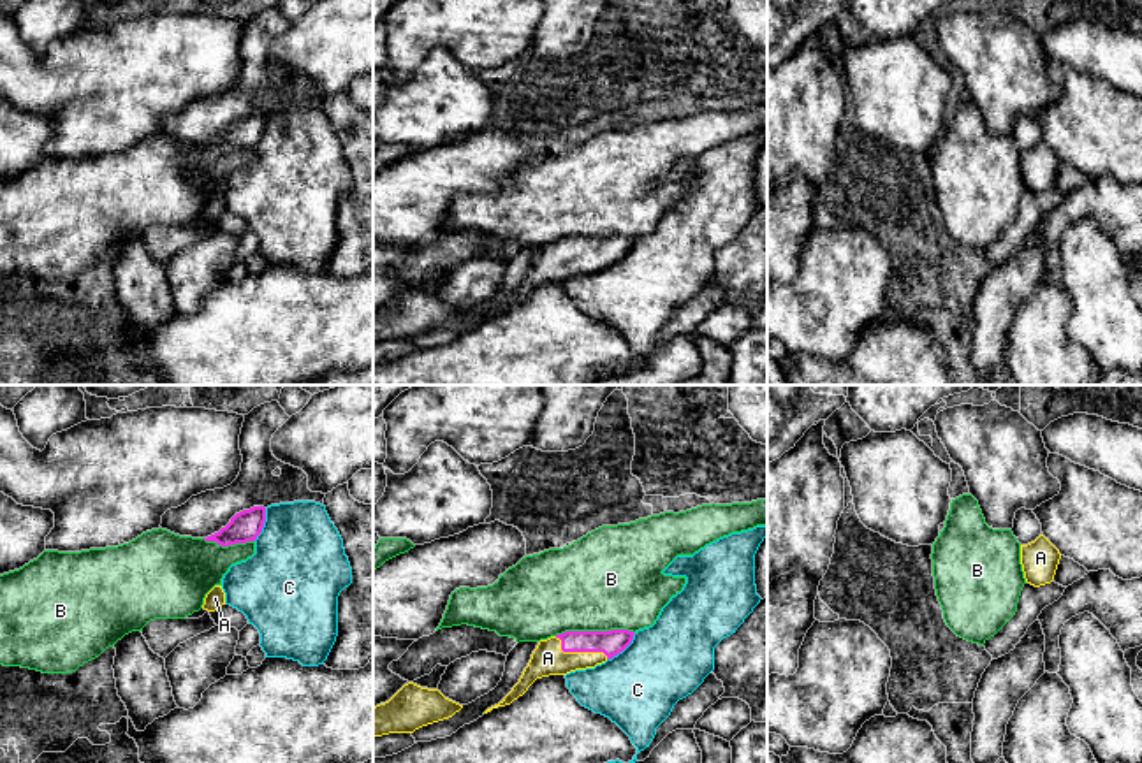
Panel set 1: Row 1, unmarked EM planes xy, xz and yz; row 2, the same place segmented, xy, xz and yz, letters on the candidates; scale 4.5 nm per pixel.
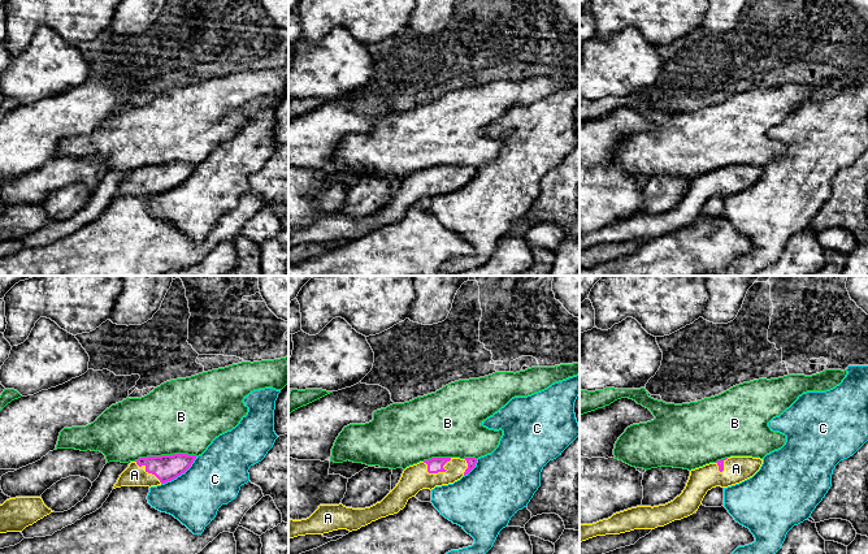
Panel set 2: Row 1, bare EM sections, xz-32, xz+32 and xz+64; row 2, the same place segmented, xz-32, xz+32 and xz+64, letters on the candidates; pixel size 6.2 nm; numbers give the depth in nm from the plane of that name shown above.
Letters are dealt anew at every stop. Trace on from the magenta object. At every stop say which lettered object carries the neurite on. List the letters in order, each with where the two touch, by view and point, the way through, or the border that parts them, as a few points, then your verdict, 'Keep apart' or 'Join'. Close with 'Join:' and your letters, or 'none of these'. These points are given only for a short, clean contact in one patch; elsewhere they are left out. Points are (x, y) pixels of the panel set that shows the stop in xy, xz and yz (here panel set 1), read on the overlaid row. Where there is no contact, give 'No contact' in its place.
A: Touches magenta at xz (578, 651). Path across: xz (613, 642), (578, 651), (548, 658). Join
B: Touches magenta at xz (593, 632). Keep apart
C: Touches magenta at xz (623, 649). Keep apart
Join: A

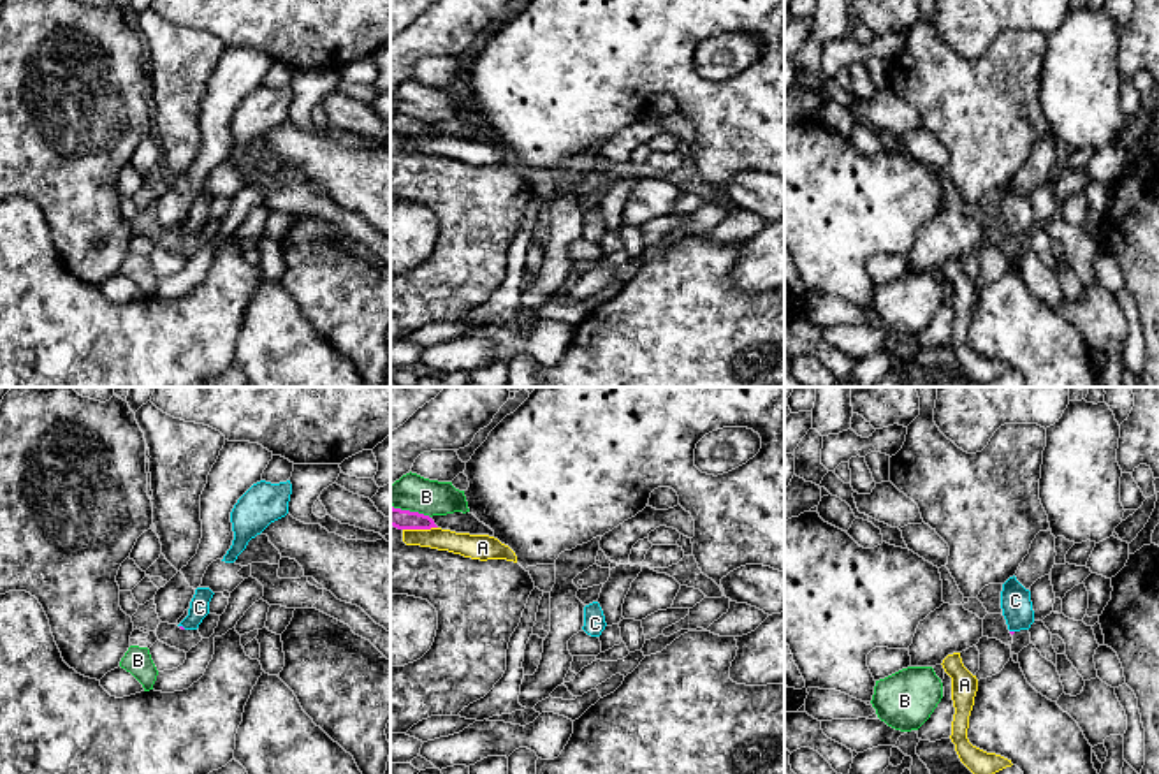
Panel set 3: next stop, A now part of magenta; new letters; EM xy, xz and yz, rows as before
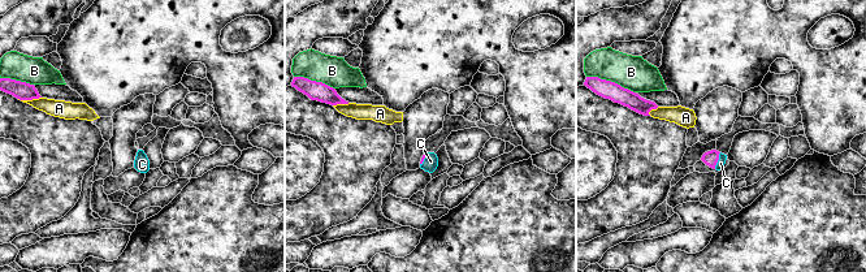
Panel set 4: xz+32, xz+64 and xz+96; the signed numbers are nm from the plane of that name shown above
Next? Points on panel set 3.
A: Touches magenta at xz (419, 528). Keep apart
B: Touches magenta at xz (412, 512). Keep apart
C: Touches magenta at xy (182, 627). Path across: xy (180, 627), (182, 627), (199, 607). Join
Join: C

